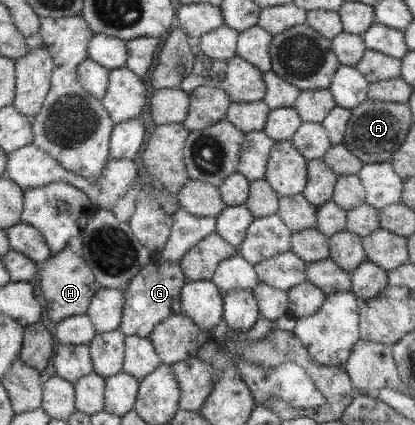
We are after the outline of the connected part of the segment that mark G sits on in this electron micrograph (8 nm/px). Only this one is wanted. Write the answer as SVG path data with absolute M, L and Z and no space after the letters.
M155 260L149 263L140 274L128 285L124 292L126 303L124 318L120 329L126 335L150 337L159 323L173 315L183 315L182 291L187 284L185 271L179 260L165 260L157 264Z

